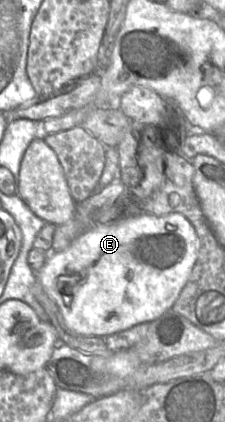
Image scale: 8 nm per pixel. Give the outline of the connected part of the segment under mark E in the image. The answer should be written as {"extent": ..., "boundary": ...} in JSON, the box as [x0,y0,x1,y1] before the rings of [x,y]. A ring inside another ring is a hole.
{"extent":[36,209,199,338],"boundary":[[[130,209],[126,214],[93,224],[60,252],[48,253],[36,281],[58,308],[67,328],[82,336],[104,338],[150,323],[170,310],[190,278],[199,252],[193,225],[180,213],[164,216]]]}

